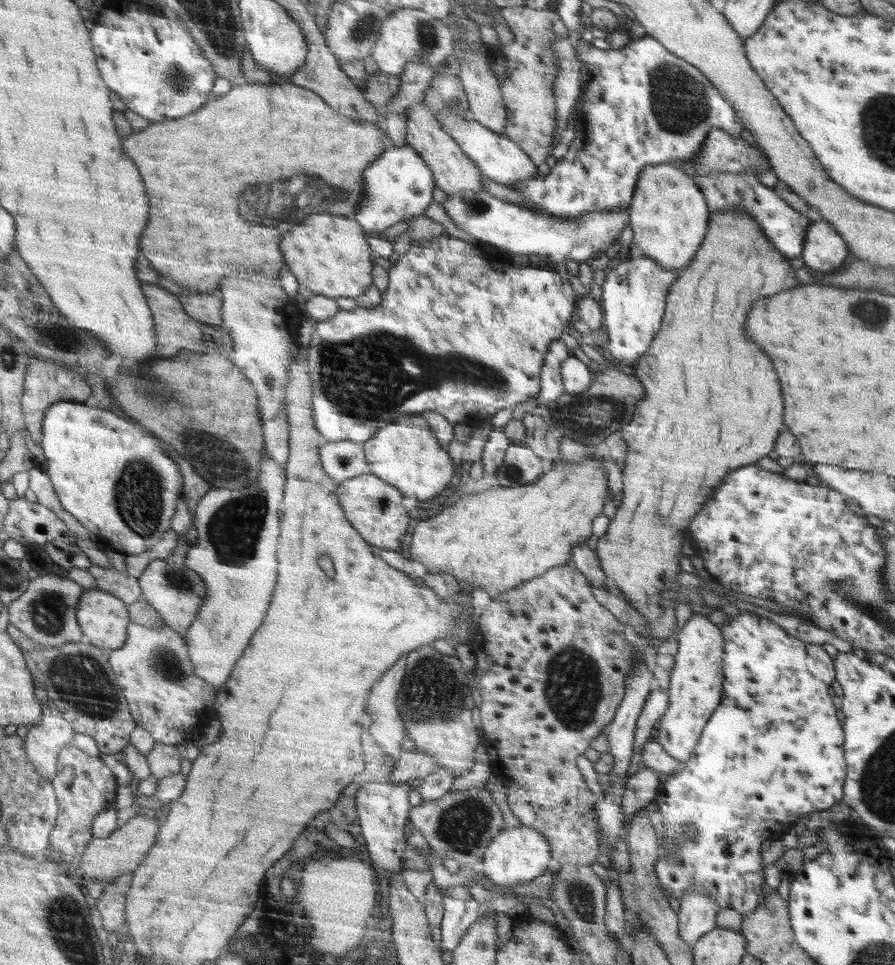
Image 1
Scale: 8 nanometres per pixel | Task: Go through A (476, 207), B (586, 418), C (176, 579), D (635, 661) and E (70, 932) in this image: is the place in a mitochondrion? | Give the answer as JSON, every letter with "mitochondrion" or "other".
{"A":"mitochondrion","B":"mitochondrion","C":"mitochondrion","D":"other","E":"mitochondrion"}

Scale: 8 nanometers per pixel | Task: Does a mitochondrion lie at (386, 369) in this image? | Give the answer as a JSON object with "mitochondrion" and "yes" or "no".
{"mitochondrion":"yes"}

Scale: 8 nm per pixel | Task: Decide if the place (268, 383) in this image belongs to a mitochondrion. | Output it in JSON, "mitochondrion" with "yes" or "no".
{"mitochondrion":"yes"}

